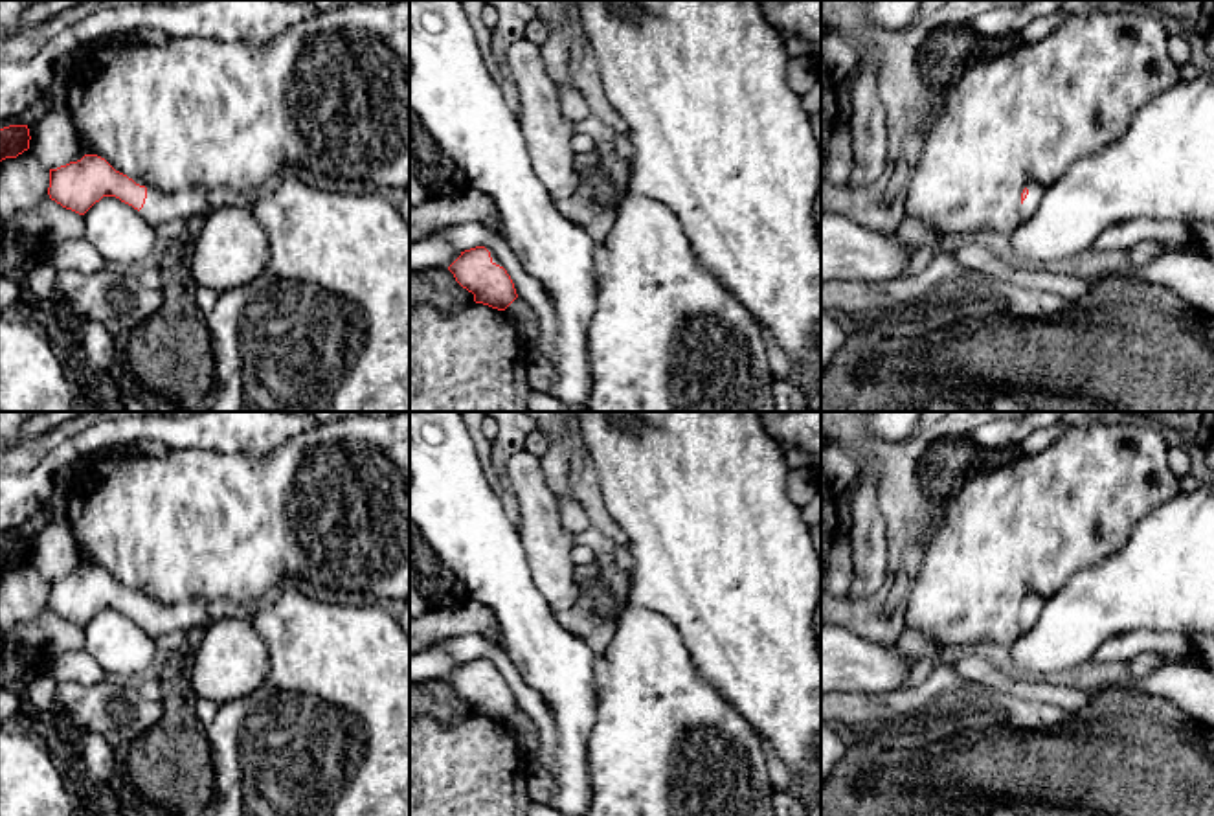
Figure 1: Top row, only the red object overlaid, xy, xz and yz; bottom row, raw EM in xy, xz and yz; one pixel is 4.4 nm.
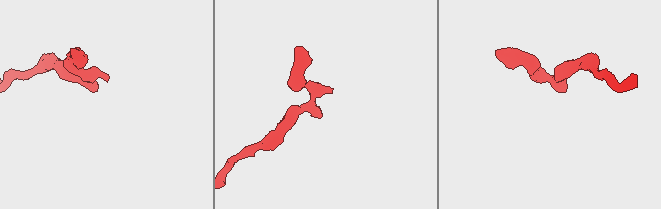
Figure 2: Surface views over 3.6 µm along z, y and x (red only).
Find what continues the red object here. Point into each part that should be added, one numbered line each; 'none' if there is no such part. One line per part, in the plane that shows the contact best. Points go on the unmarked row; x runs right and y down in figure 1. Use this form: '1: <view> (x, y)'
1: xy (158, 620)

